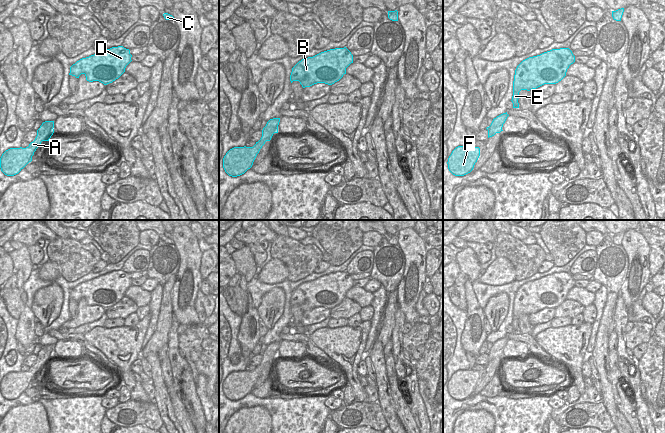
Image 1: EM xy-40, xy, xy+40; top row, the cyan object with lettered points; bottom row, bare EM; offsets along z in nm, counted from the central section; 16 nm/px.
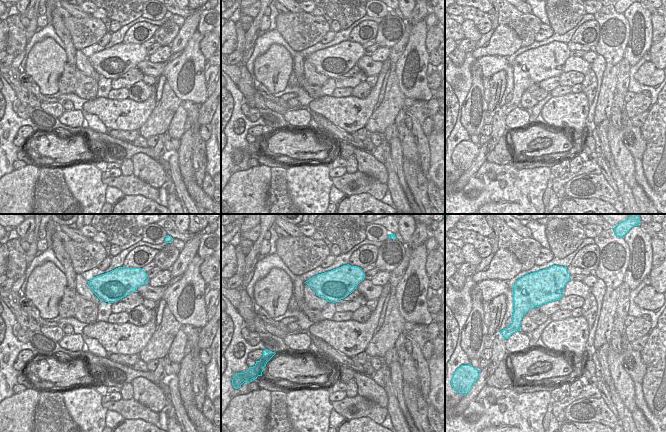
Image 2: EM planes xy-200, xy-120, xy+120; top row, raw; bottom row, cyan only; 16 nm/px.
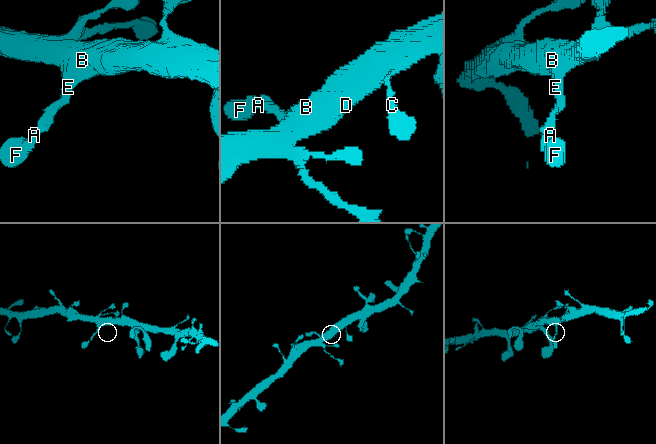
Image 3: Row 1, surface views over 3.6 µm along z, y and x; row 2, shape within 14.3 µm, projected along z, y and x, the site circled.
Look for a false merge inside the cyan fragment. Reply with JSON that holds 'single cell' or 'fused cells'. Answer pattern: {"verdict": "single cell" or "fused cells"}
{"verdict": "single cell"}

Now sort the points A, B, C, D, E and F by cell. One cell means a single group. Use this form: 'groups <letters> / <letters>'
groups A B C D E F

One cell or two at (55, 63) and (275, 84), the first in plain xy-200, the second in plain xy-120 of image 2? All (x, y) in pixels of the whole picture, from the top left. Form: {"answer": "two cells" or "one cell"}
{"answer": "one cell"}

